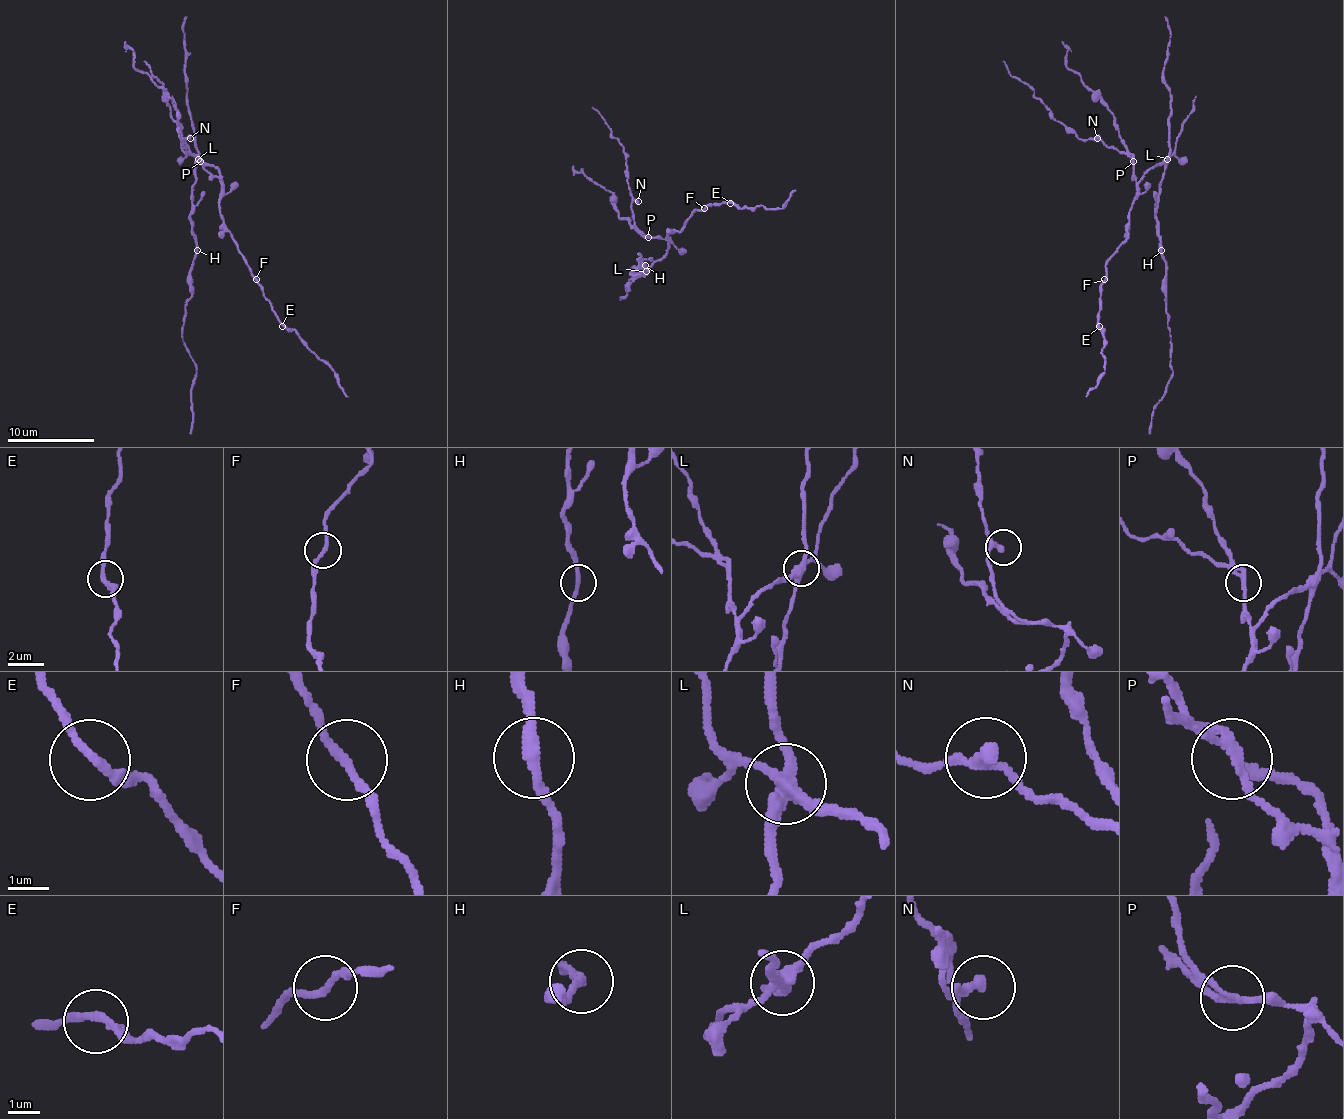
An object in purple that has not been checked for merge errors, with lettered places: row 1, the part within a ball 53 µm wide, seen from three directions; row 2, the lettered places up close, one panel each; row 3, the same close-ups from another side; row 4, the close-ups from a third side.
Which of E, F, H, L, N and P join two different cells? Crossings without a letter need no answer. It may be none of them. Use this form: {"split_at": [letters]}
{"split_at": ["H", "L", "P"]}

